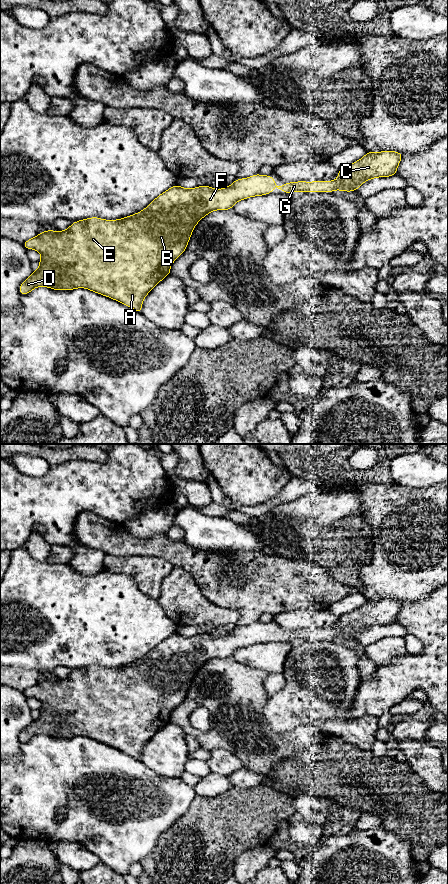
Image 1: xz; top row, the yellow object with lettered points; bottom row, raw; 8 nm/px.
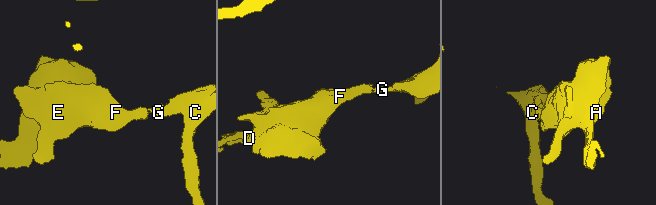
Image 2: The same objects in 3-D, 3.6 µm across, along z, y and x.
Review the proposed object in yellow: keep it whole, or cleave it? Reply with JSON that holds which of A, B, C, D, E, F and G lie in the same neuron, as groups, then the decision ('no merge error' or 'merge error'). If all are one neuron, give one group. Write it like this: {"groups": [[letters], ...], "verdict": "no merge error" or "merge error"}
{"groups": [["A", "B", "C", "D", "E", "F", "G"]], "verdict": "no merge error"}

